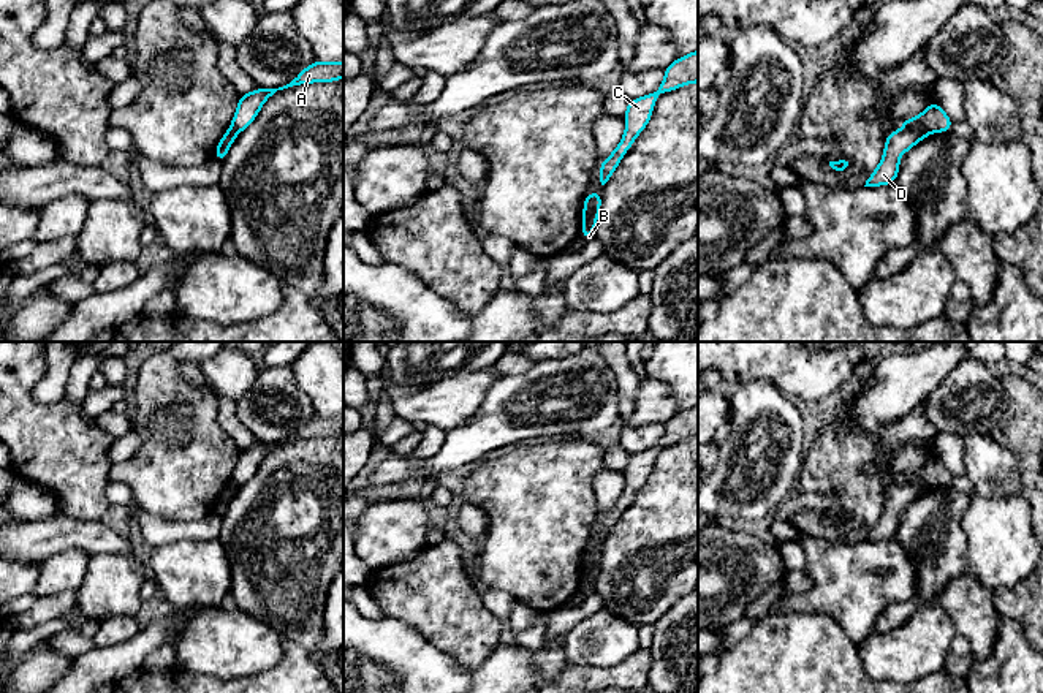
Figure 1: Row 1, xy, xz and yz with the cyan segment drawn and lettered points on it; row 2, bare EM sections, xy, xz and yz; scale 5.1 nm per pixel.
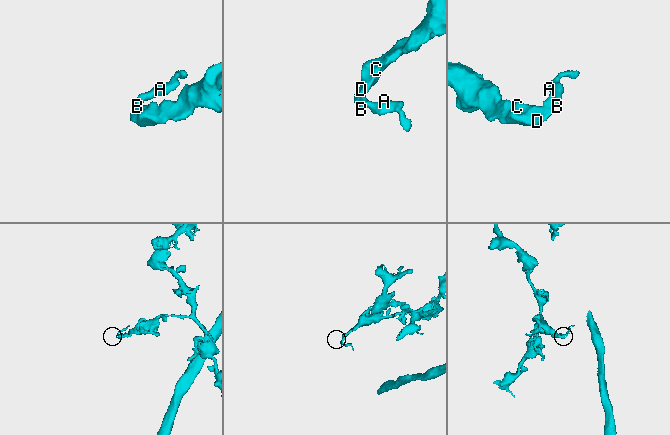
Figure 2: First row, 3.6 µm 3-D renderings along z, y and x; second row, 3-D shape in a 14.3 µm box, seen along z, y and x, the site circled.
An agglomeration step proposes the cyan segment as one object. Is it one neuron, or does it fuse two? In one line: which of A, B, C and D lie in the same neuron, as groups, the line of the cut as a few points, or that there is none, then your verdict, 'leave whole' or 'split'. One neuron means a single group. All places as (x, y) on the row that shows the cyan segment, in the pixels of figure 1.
A B / C D | xz (592, 193), (589, 212), (583, 219) | split

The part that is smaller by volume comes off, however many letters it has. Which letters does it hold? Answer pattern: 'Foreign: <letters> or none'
Foreign: A, B

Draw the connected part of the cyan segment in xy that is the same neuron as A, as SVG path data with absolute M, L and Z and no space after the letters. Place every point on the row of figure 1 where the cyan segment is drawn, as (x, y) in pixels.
M317 59L310 66L299 71L298 76L290 84L286 84L283 87L279 87L279 89L263 89L263 87L260 87L258 90L252 90L250 93L241 95L237 109L236 109L233 122L231 122L231 127L237 133L245 130L255 120L255 117L258 116L264 101L267 98L271 98L277 90L283 90L283 89L288 89L288 87L293 87L293 85L301 85L301 84L310 84L310 82L334 82L334 81L339 81L340 78L343 78L343 62L324 63L324 62Z

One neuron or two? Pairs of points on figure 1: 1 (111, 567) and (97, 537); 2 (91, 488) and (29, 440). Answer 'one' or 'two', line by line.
1: two
2: one

